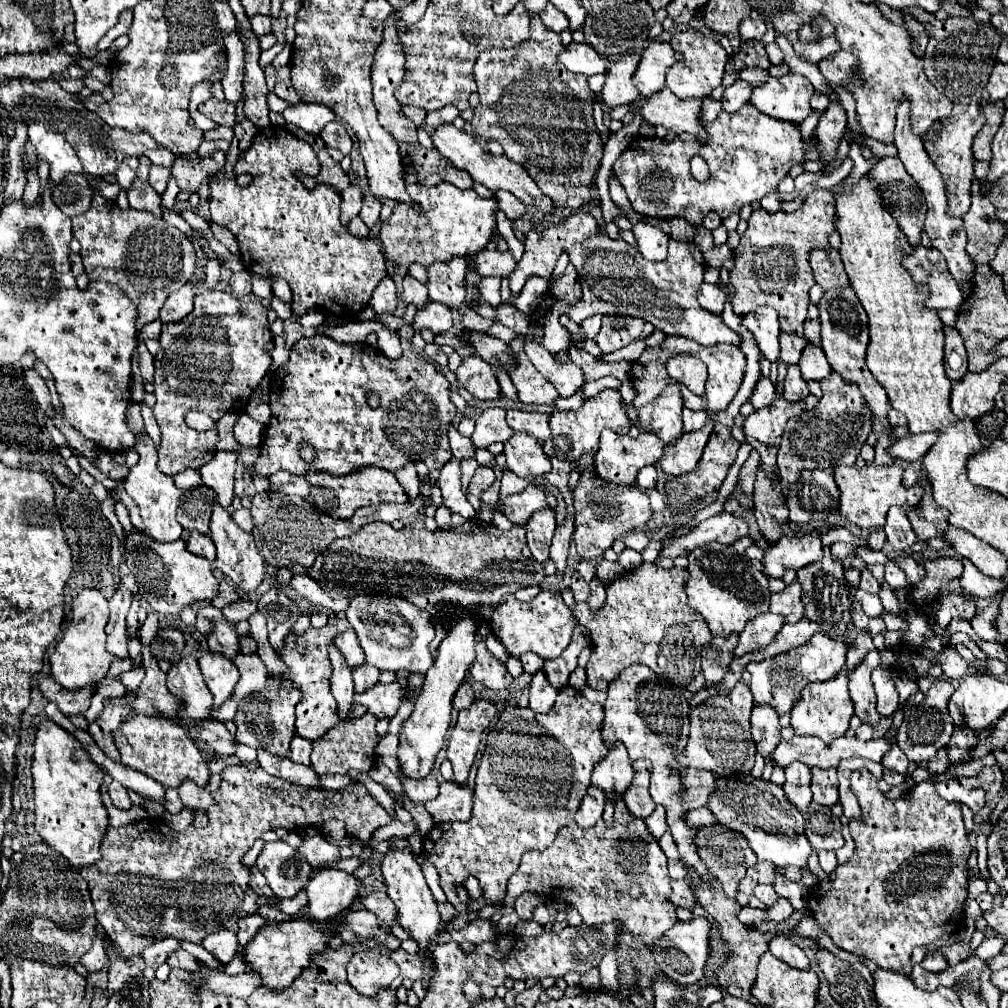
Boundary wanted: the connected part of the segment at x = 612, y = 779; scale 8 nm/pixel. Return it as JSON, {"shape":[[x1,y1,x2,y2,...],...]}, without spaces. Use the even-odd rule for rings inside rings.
{"shape":[[617,743,617,747,609,749,607,757,601,763,597,763,591,777,591,785,601,789,607,801,621,801,623,793,631,787,631,781,633,781,631,759,625,747]]}

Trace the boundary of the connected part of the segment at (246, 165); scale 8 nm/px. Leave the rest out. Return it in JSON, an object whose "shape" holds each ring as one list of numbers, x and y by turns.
{"shape":[[267,127,265,131,259,131,259,133,257,133,257,137,253,139,251,147,249,147,245,153,239,155,237,165,235,165,235,175,249,173,249,175,253,177,251,183,249,183,247,187,239,187,239,185,235,183,235,179,215,179,215,181,211,183,211,201,209,201,209,205,211,205,211,221,217,223,217,225,221,225,221,227,227,227,227,229,237,237,239,251,241,251,241,259,244,260,244,266,249,272,251,271,251,273,255,273,255,275,259,275,259,277,265,277,265,279,279,275,279,277,283,277,283,279,289,283,289,287,291,287,291,291,293,291,293,313,295,313,295,315,301,317,301,315,305,315,305,313,311,311,311,309,323,309,323,311,329,311,329,313,333,313,333,315,339,315,339,317,357,315,357,313,361,313,361,311,369,305,369,299,371,299,375,287,379,285,379,281,381,281,383,277,387,277,385,257,383,257,379,245,373,241,373,237,355,237,355,235,351,235,351,233,341,225,341,221,339,221,341,193,339,193,337,189,333,189,331,185,317,185,315,189,307,189,307,187,301,183,301,179,299,179,301,175,317,177,317,175,319,175,319,169,321,169,321,165,319,165,317,155,315,155,315,151,311,149,309,143,297,139,297,137,295,137,293,133,289,133,285,127]]}

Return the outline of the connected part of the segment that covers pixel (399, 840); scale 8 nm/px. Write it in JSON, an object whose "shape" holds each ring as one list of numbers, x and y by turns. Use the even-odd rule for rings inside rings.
{"shape":[[391,837,389,841,389,849,391,853,385,855,379,865,381,865,381,873,383,873,383,881,387,885,387,893,389,897,395,901,397,905,397,911,399,911,399,925,409,931,413,935,413,939,419,943,421,951,421,959,425,963,425,979,423,983,429,983,429,979,433,977,433,961,431,961,431,953,427,947,429,945,429,939,439,931,441,927,441,917,439,917,439,911,437,911,437,905,435,905,435,899,431,895,431,889,427,887,425,883,425,877,421,873,421,867,419,863,415,861,415,855,411,853,411,845,405,837]]}

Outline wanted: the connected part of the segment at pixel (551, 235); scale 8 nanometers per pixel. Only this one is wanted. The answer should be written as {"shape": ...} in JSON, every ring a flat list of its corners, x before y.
{"shape":[[575,211,565,223,549,227,543,233,535,231,527,233,525,253,517,263,515,271,509,275,511,299,507,303,515,305,517,295,533,275,549,279,553,275,557,257,563,251,569,253,571,263,577,267,583,285,583,299,581,303,575,304,557,300,547,312,541,344,551,354,566,351,572,344,568,330,559,322,559,315,563,313,575,323,581,323,583,319,595,313,629,315,653,323,655,329,661,329,667,335,681,335,687,339,695,339,699,345,713,345,713,343,741,345,741,337,735,331,731,331,721,317,705,311,697,303,697,287,703,281,707,265,695,243,681,243,671,239,667,259,661,263,653,263,643,259,637,247,625,243,623,239,609,239,605,233,601,233,597,221,585,211]]}

